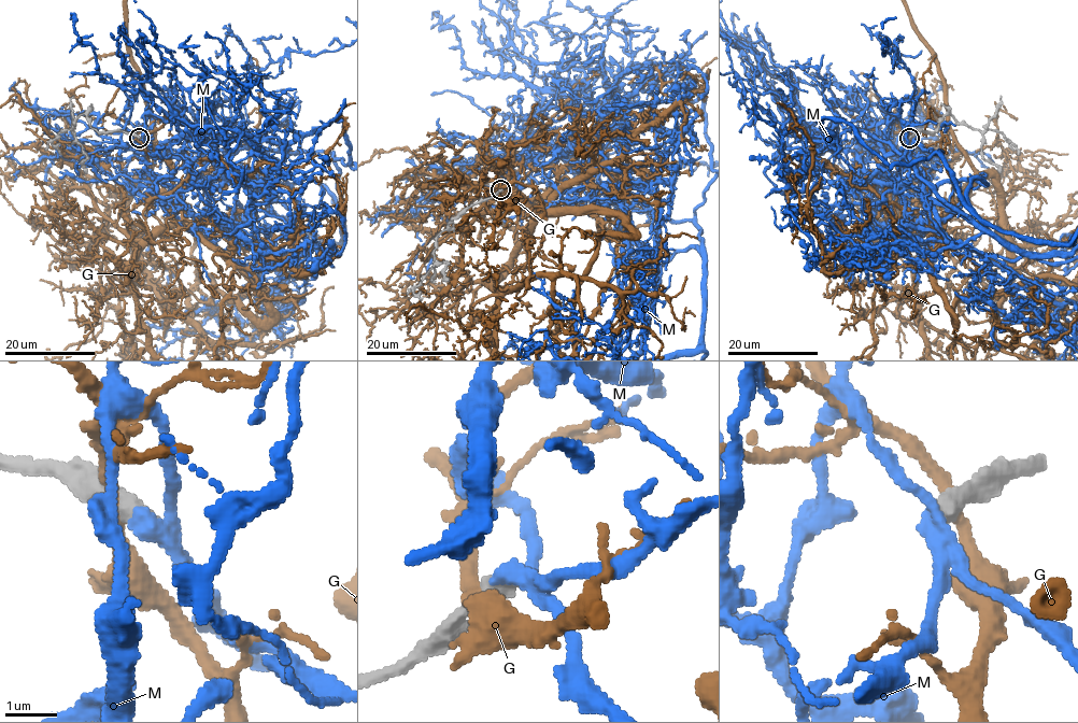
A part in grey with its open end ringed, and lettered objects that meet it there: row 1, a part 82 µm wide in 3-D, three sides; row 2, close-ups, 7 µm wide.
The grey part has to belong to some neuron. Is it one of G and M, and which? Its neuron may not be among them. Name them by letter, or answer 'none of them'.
M

